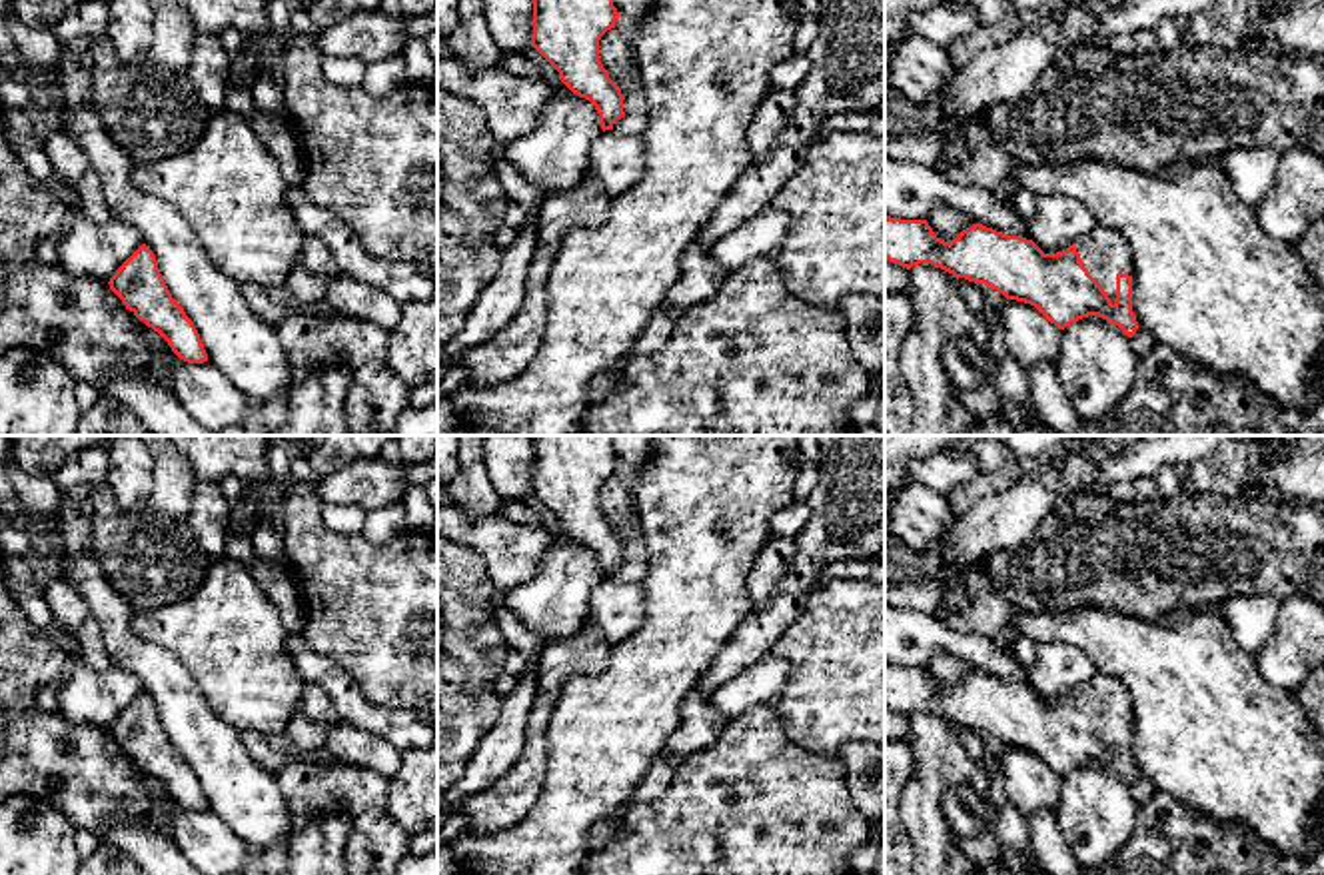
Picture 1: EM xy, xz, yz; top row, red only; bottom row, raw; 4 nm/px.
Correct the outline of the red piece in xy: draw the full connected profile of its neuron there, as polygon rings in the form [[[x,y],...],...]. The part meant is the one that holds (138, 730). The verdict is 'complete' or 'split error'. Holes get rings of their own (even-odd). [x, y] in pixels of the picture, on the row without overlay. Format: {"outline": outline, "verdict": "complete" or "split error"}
{"outline": [[[142,691],[110,725],[110,737],[188,811],[208,809],[194,769],[172,745],[150,693]]], "verdict": "complete"}

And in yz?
{"outline": [[[885,663],[885,705],[907,717],[931,711],[955,725],[985,731],[1006,747],[1034,753],[1050,771],[1064,777],[1082,765],[1098,763],[1132,785],[1138,777],[1132,759],[1132,697],[1120,679],[1094,673],[1076,691],[1056,701],[1044,701],[1032,687],[1008,683],[973,671],[955,687],[941,687],[927,667]]], "verdict": "split error"}

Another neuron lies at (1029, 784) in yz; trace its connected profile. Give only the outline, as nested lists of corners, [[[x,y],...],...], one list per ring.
[[[1004,747],[1000,755],[1006,801],[1028,819],[1042,809],[1056,809],[1060,777],[1050,771],[1034,753]]]

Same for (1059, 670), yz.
[[[1066,643],[1036,645],[1030,687],[1044,699],[1056,701],[1076,691],[1096,673],[1090,657]]]

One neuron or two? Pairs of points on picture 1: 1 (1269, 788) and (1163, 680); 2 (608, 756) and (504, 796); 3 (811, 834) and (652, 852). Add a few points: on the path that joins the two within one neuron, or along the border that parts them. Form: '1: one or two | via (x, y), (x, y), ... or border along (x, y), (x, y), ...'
1: one | via (1245, 762), (1189, 706)
2: two | border along (548, 736), (542, 790), (536, 804), (516, 822)
3: one | via (771, 834), (727, 840), (715, 832), (691, 852)

